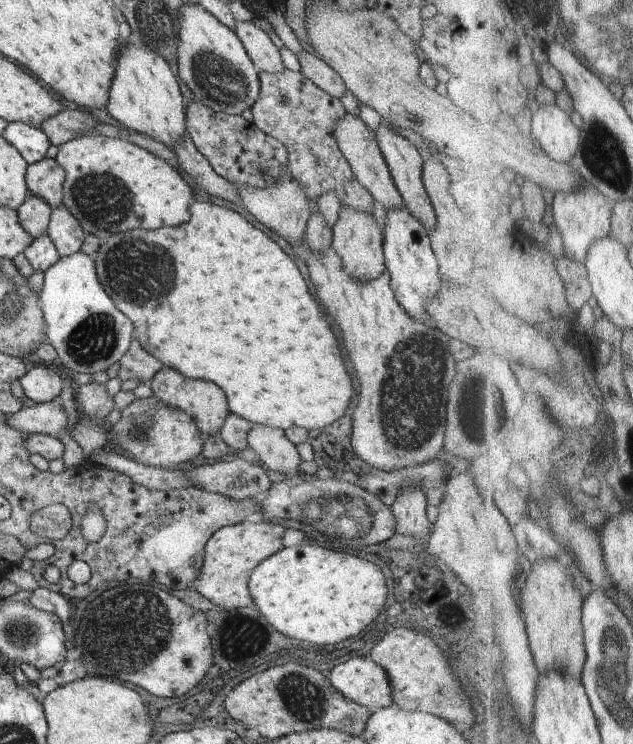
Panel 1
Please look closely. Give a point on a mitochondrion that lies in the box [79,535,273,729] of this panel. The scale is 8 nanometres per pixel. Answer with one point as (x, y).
(134, 633)

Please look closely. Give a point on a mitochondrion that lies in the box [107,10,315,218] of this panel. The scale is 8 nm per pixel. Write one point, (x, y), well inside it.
(216, 78)

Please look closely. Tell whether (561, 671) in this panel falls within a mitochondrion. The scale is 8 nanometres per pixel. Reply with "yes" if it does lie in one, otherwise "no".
no

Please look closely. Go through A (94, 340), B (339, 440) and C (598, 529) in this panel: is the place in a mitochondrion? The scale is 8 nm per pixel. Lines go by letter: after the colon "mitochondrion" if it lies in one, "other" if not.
A: mitochondrion
B: other
C: other

